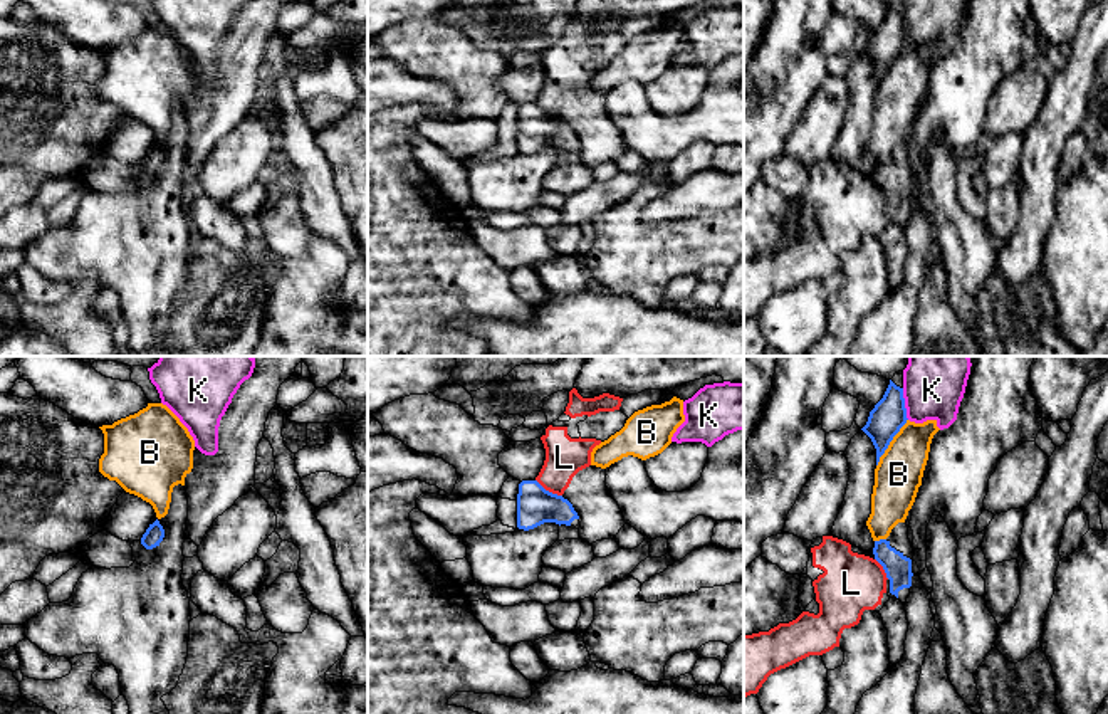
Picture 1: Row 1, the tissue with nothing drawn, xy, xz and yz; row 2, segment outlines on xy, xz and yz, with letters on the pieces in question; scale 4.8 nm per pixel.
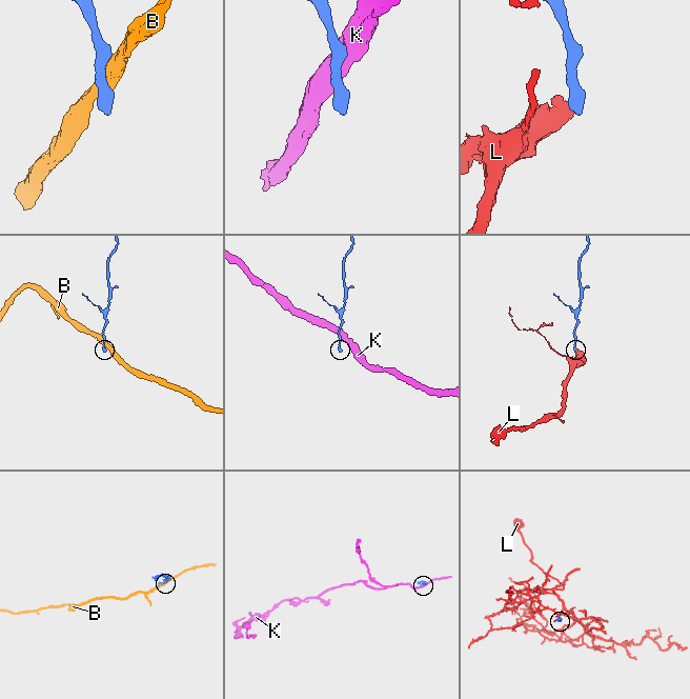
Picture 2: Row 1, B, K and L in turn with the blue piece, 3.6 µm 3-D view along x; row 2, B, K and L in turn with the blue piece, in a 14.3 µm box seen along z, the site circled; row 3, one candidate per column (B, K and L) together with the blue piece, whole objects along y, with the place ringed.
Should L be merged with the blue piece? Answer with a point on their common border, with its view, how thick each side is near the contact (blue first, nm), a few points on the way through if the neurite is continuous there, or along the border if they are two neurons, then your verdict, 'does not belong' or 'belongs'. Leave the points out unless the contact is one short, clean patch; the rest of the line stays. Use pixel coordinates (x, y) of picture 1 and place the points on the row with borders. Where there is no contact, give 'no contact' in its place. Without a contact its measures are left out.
contact xz (548, 491); calibres 180 and 190 nm; border xz (536, 479), (546, 489), (561, 496); does not belong

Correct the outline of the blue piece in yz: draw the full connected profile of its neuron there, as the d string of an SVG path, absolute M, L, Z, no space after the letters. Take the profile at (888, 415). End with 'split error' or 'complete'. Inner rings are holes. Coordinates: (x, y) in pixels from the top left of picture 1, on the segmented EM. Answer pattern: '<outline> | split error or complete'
M890 380L883 398L870 412L868 422L861 428L876 449L876 465L907 420L903 388Z | complete

